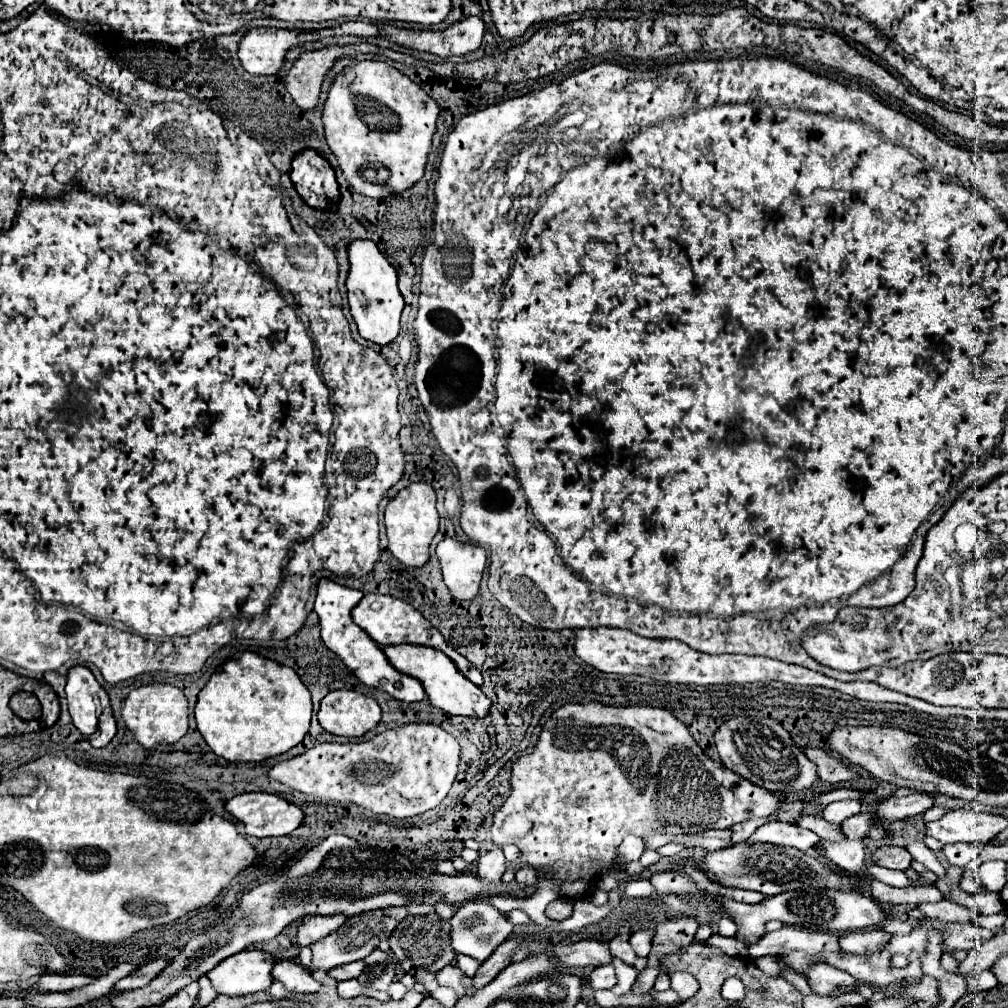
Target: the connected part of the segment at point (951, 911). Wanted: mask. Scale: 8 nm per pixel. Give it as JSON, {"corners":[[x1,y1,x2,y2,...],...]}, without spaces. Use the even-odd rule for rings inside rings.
{"corners":[[941,900,937,904,919,904,917,906,925,916,943,920,943,922,975,922,975,914,965,906,959,906,951,900]]}

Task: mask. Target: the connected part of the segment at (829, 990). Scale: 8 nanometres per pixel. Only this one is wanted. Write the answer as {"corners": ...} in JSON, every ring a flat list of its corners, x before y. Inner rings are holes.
{"corners":[[815,964,805,972,809,986,819,996,839,996,841,990,855,986,853,976,841,972,829,964]]}

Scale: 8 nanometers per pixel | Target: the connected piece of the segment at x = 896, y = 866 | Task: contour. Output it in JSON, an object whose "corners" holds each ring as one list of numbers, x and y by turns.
{"corners":[[879,846,873,852,873,862,877,866,889,868,889,870,907,870,911,862,911,854,905,848,897,846]]}

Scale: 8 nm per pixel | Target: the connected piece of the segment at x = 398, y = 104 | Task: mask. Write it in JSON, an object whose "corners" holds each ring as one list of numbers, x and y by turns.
{"corners":[[361,60,343,74,329,88,321,122,345,180,353,190,371,198,411,188,425,172,439,106,387,62]]}

